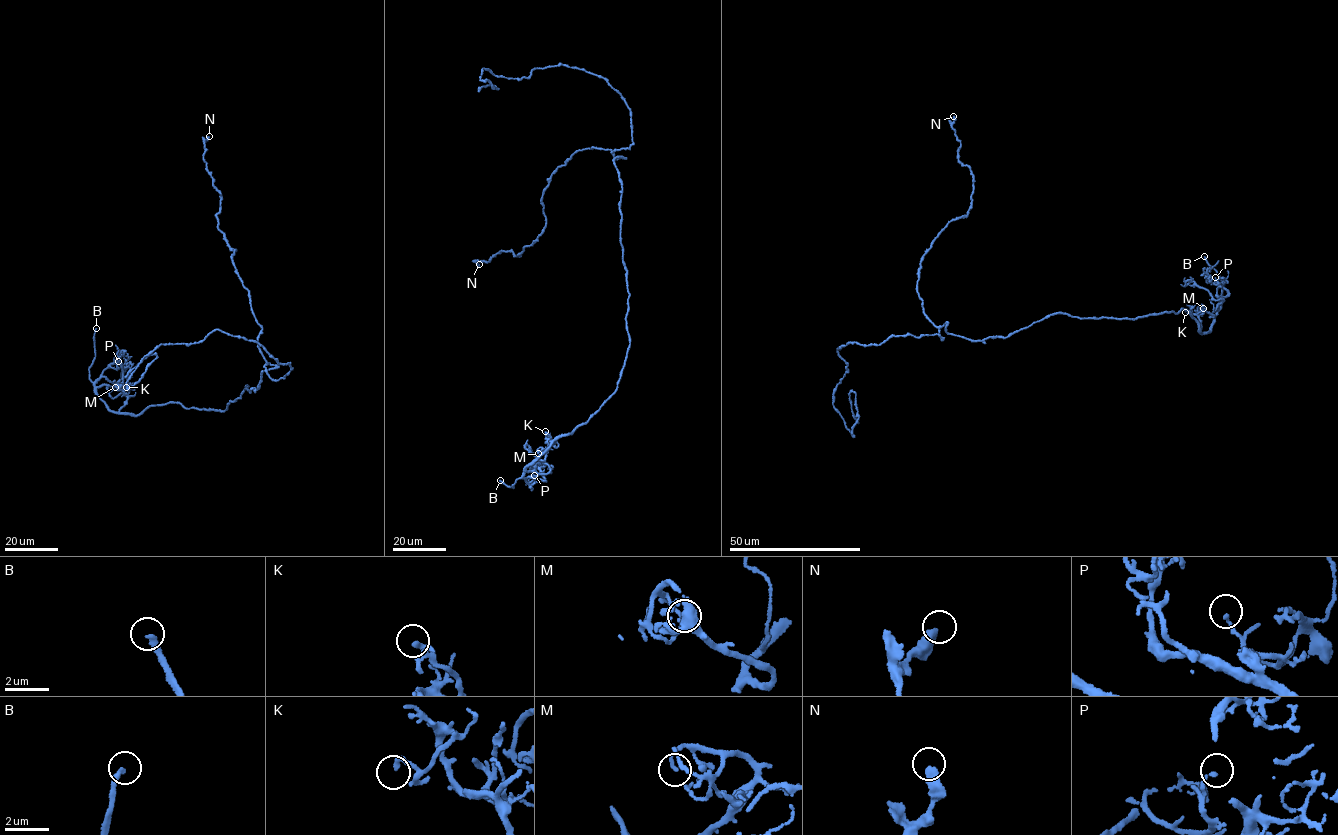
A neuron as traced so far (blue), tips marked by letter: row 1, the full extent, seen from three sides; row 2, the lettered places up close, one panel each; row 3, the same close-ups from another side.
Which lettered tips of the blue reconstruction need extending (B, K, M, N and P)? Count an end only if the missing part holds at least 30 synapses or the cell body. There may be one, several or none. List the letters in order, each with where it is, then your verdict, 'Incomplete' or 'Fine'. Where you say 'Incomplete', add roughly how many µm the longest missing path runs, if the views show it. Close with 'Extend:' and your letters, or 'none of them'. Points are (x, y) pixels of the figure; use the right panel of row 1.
B: Place: (1204, 256). Incomplete. Missing length about 15 µm
K: Place: (1185, 312). Fine
M: Place: (1203, 308). Fine
N: Place: (953, 116). Fine
P: Place: (1215, 277). Fine
Extend: B

